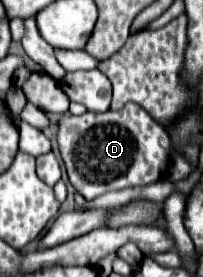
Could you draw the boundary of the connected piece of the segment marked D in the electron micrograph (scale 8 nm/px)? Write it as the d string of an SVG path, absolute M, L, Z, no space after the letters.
M127 103L119 111L105 111L105 113L83 113L79 117L65 115L59 123L59 151L65 161L69 181L71 185L87 199L93 201L95 197L107 193L107 191L117 191L125 187L143 187L151 185L155 181L161 181L167 177L167 167L169 167L169 155L171 155L171 137L167 129L155 121L141 105L137 103Z

